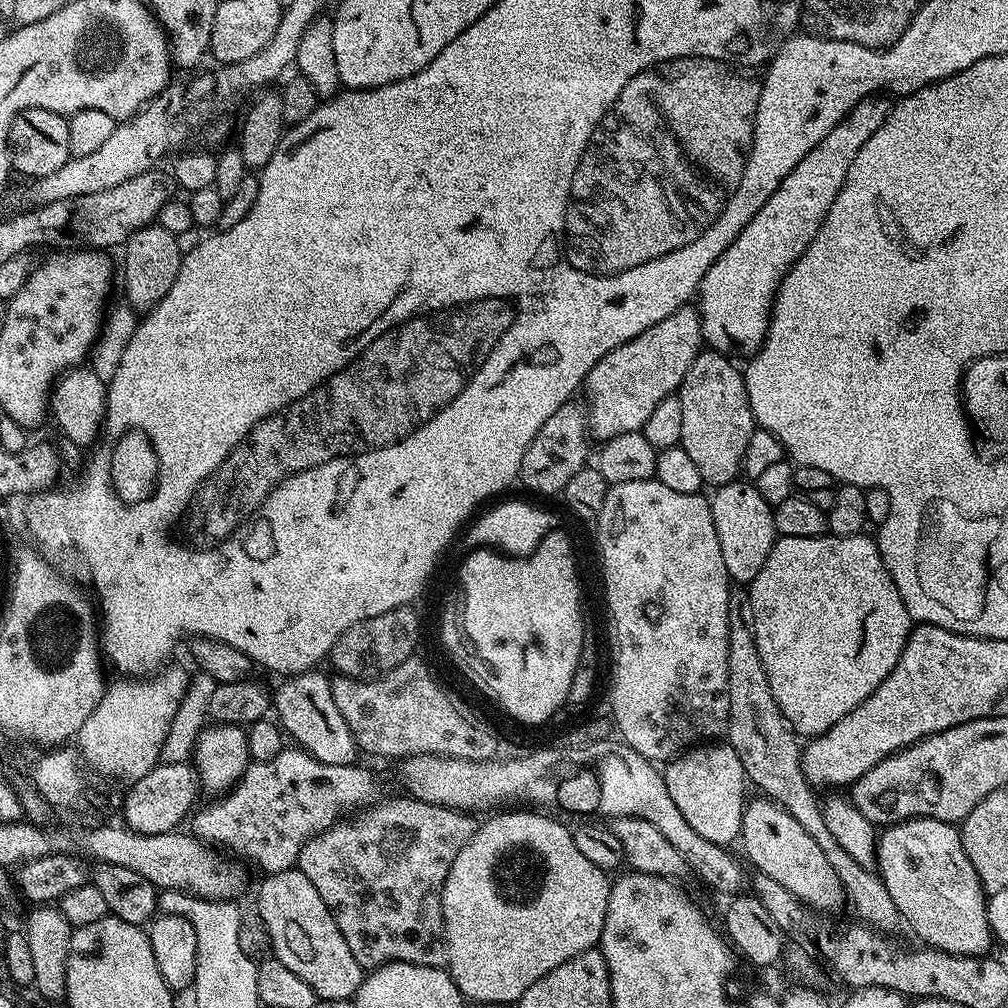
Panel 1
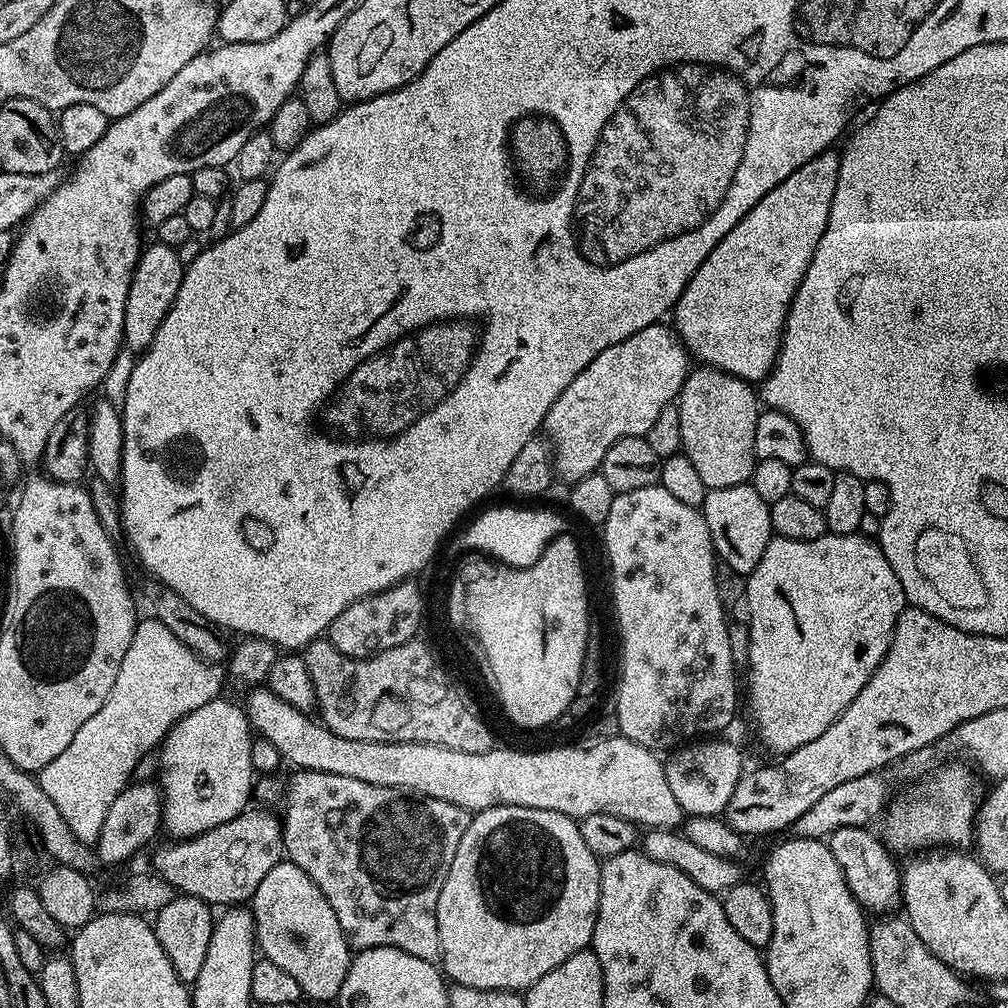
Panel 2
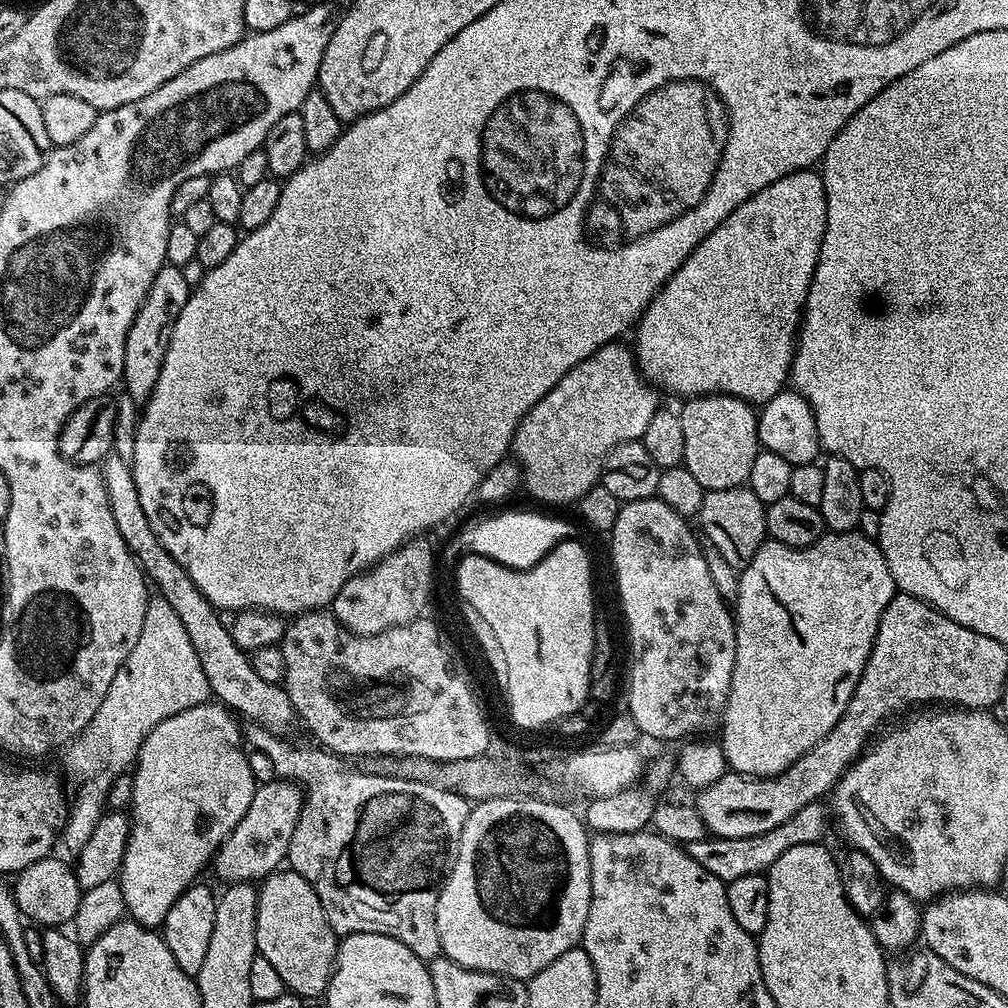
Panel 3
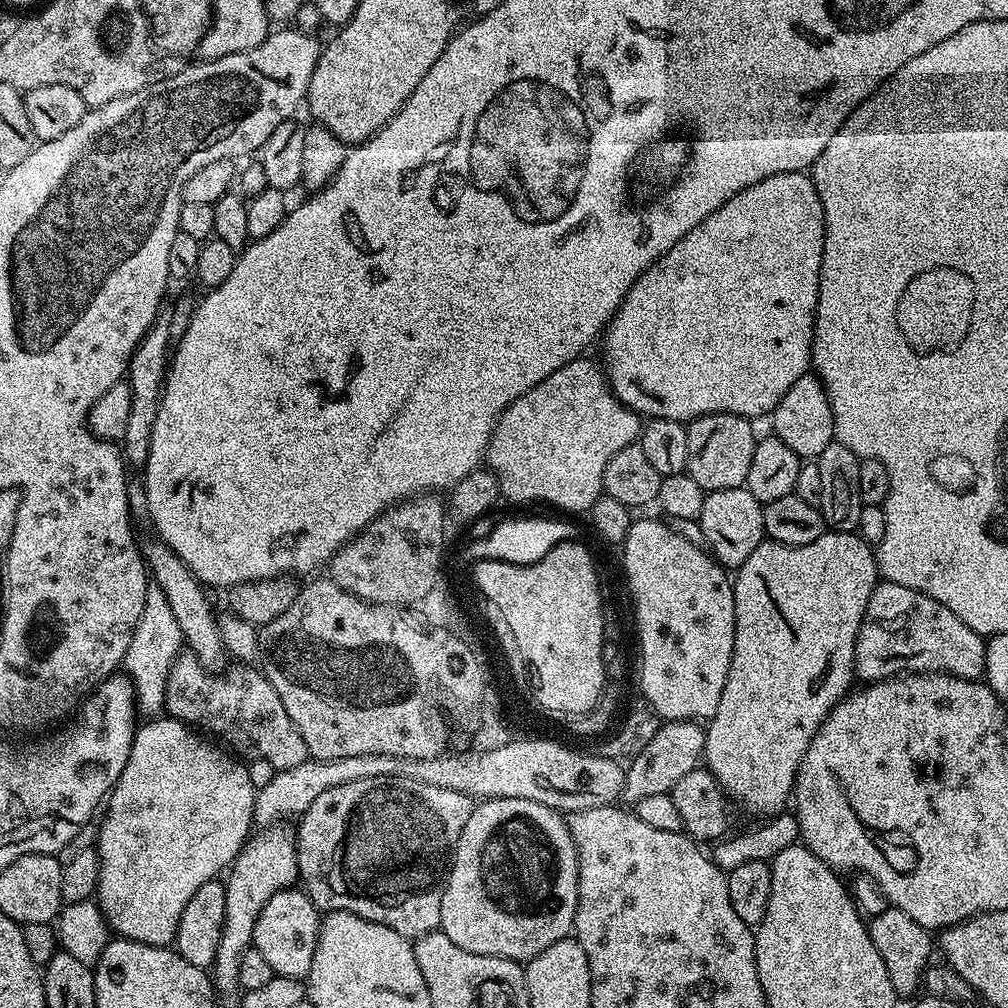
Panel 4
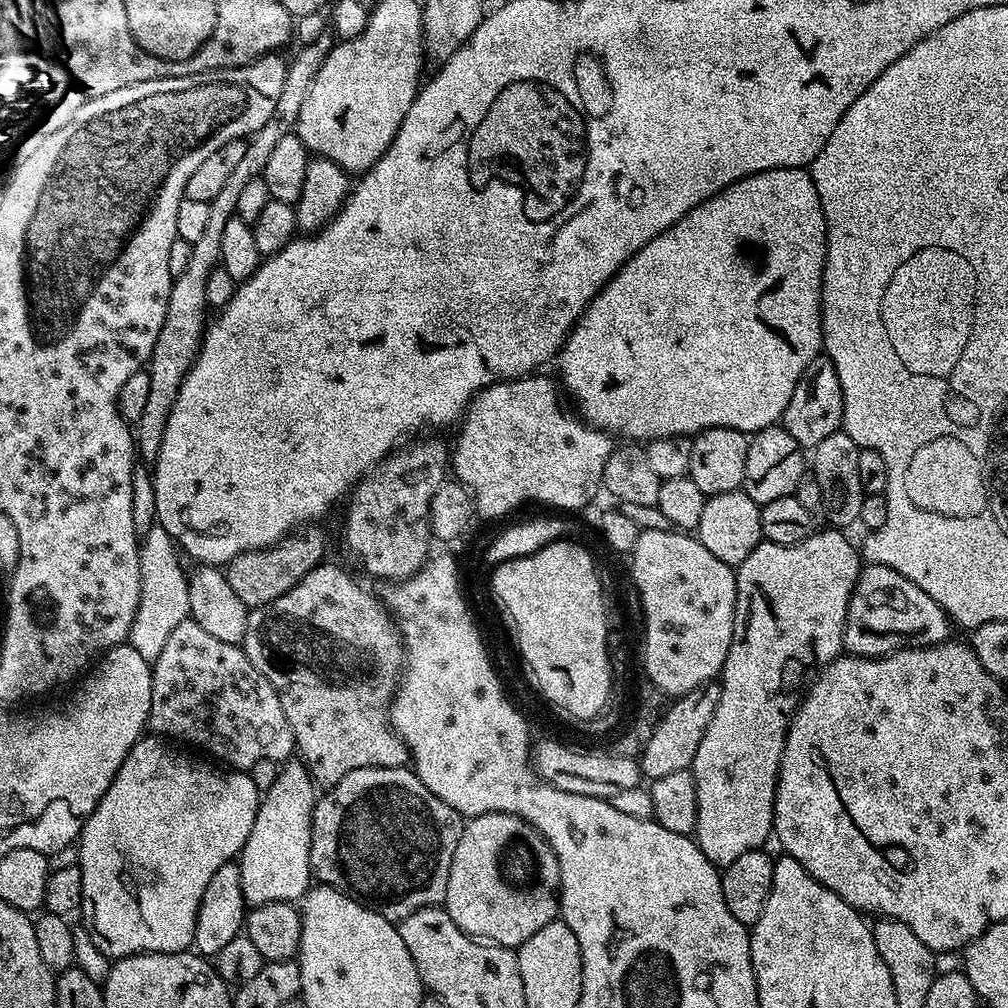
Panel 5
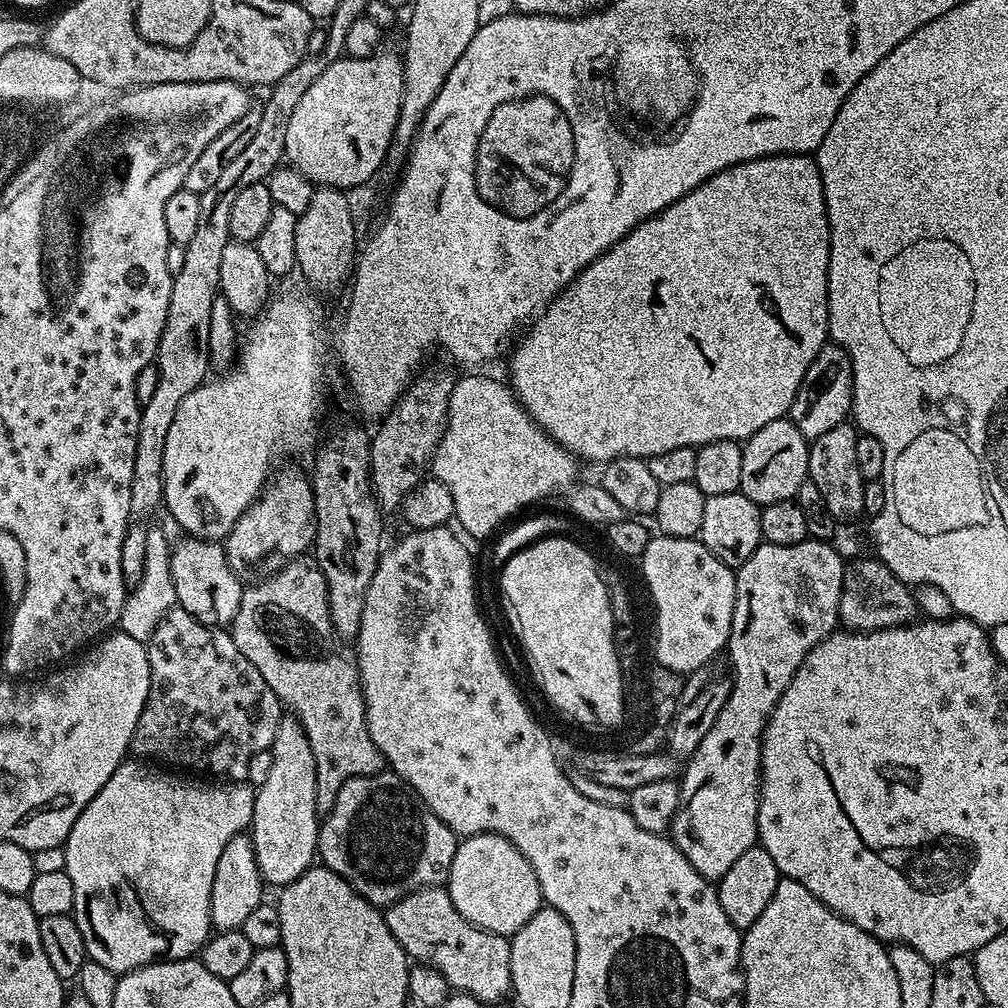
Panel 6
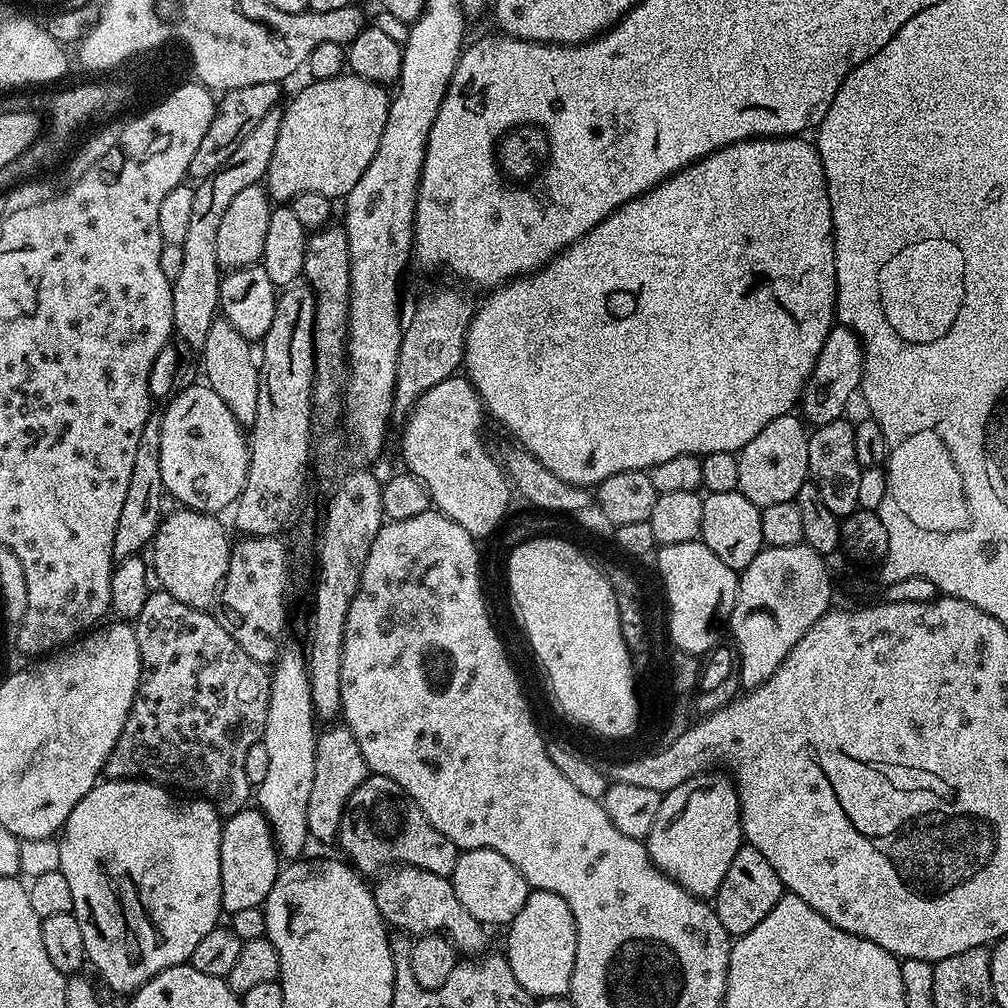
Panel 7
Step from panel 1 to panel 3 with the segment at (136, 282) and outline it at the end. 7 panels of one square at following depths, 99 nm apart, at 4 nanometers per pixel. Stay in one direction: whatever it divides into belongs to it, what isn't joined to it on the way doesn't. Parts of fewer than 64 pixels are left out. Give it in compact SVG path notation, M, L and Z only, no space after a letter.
M165 263L158 274L154 274L154 282L150 282L150 290L146 290L146 298L142 306L138 306L138 314L134 314L134 322L130 322L130 334L126 334L126 358L122 358L122 388L128 391L136 406L150 398L158 374L162 372L162 358L166 358L174 322L178 322L178 314L182 314L182 306L186 306L190 295L190 283L184 275L185 269Z

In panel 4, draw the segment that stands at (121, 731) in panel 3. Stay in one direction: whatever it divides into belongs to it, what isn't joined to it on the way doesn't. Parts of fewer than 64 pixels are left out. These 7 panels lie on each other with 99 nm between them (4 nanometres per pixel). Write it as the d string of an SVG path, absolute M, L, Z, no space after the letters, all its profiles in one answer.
M157 586L149 587L144 616L134 630L134 638L130 638L130 646L126 650L122 665L128 679L136 687L136 700L141 713L156 714L163 709L168 675L184 643L184 636L179 630L178 621L170 610L166 596Z

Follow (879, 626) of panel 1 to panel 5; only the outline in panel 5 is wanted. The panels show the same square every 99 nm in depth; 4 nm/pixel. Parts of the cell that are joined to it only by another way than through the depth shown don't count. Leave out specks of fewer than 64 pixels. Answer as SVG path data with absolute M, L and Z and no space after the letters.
M827 530L828 532L813 531L802 542L797 544L775 544L764 540L736 569L736 609L734 610L734 630L732 631L732 645L726 654L724 670L719 677L720 697L718 706L710 718L710 726L706 726L706 734L702 734L702 742L698 742L698 750L694 754L694 762L691 766L694 786L696 787L696 830L694 839L702 854L711 864L727 866L734 862L734 858L742 858L742 854L765 847L764 843L773 835L772 819L774 818L774 798L776 797L776 783L780 777L780 763L784 753L784 743L788 733L788 724L792 721L792 714L796 711L801 699L802 689L805 687L804 675L815 664L827 666L844 652L844 623L848 613L848 603L852 597L854 586L860 577L862 556L856 548L847 540L845 533L840 530Z

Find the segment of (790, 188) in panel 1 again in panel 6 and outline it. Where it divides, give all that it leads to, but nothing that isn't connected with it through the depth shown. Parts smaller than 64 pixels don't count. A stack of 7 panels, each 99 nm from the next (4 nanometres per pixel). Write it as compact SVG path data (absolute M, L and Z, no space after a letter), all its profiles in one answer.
M781 154L730 166L690 190L690 194L678 198L678 202L666 206L666 210L642 221L613 248L587 264L568 287L561 290L559 296L531 321L530 327L523 333L525 336L519 337L520 345L512 356L510 387L532 421L547 436L557 440L581 461L597 460L600 466L623 456L643 460L666 454L666 450L698 449L715 440L748 440L762 430L762 426L783 420L791 413L798 386L802 386L802 378L806 378L810 362L818 358L818 350L826 343L829 254L828 211L820 171L811 155Z

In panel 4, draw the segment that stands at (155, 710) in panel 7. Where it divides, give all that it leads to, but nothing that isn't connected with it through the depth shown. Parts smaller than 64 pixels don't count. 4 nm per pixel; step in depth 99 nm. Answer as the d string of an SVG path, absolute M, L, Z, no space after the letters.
M181 651L168 675L163 711L171 719L181 720L205 733L213 732L217 736L215 739L237 757L248 756L249 761L265 760L268 752L260 752L260 740L264 740L264 720L268 720L268 716L264 716L264 708L286 712L286 706L280 708L282 698L278 698L278 690L274 690L263 671L252 666L234 667L225 676L218 676L222 674L205 668L193 652Z

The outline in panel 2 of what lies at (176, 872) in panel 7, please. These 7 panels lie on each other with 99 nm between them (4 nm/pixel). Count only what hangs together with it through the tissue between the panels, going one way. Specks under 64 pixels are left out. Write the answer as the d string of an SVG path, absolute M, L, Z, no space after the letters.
M217 698L206 702L206 706L198 706L198 710L190 710L190 714L183 716L159 745L158 787L164 801L162 828L176 840L187 840L189 836L197 836L214 826L230 822L249 807L248 799L253 799L254 773L250 762L250 746L254 729L245 709L239 703L231 704L224 699Z

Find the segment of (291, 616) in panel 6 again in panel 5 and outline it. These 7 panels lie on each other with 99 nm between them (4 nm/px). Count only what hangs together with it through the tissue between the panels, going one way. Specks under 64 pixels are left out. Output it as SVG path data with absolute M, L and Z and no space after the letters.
M322 562L314 570L306 573L290 591L282 594L282 598L269 604L263 604L261 608L251 609L248 613L242 647L246 658L250 658L250 662L254 662L254 666L268 679L270 686L274 686L274 690L279 694L282 710L286 713L287 721L290 722L290 730L293 731L295 751L298 753L299 759L308 765L309 774L321 789L332 790L339 785L341 780L347 780L357 772L373 768L403 768L409 763L410 757L408 747L396 735L396 731L390 723L390 705L398 677L404 666L404 646L400 634L396 631L388 609L377 597L375 600L366 589L359 588L338 565L328 563Z

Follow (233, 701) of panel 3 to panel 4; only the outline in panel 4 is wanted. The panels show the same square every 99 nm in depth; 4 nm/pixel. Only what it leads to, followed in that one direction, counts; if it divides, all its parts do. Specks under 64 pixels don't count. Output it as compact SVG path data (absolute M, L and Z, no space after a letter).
M163 542L144 544L142 555L145 559L153 583L162 590L178 621L180 632L189 648L209 670L218 670L226 659L226 651L221 640L220 625L217 615L214 616L212 606L205 594L205 587L191 570L186 567L174 550Z

